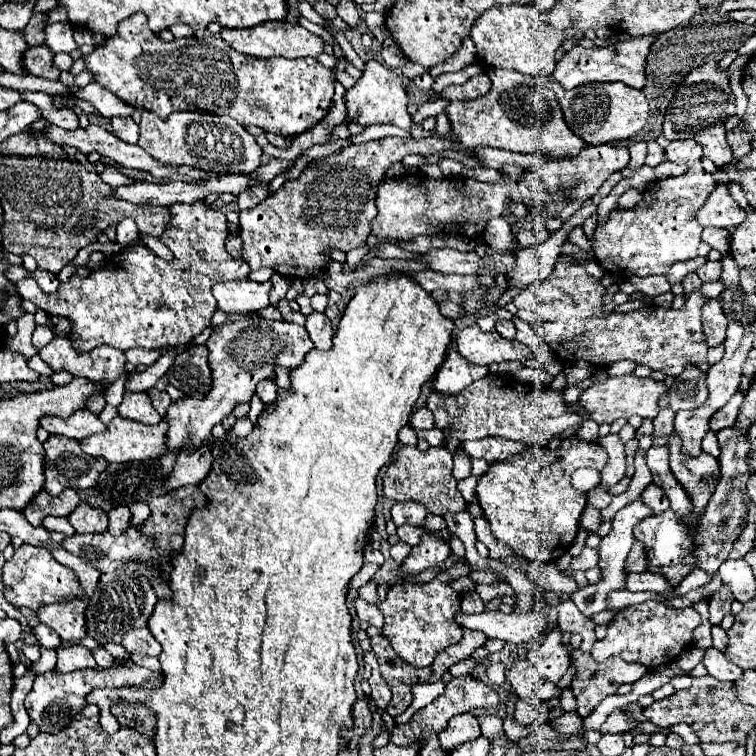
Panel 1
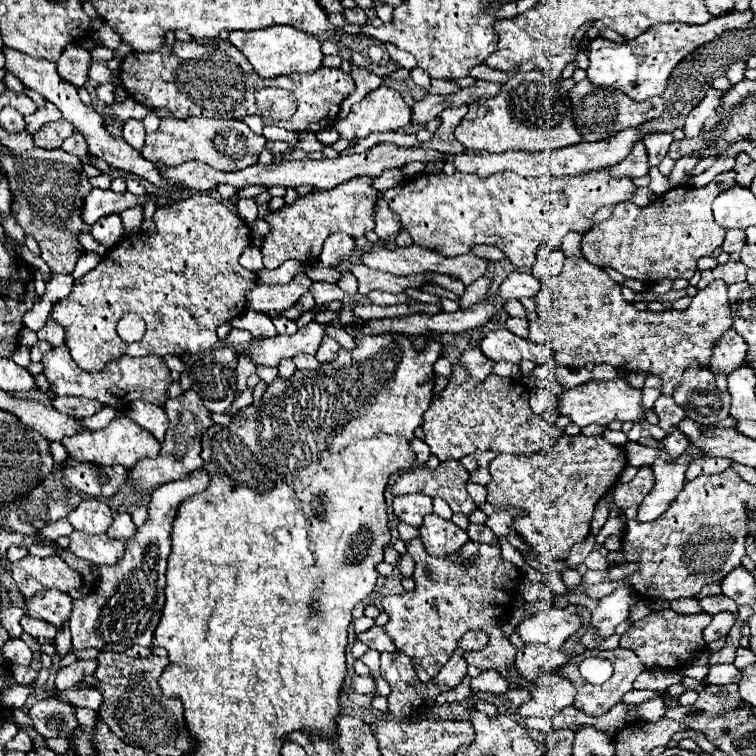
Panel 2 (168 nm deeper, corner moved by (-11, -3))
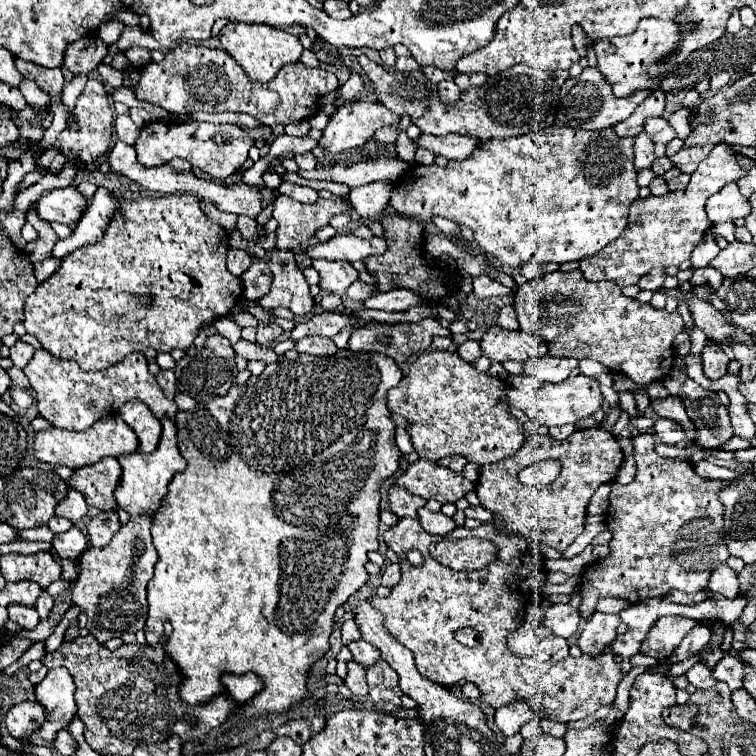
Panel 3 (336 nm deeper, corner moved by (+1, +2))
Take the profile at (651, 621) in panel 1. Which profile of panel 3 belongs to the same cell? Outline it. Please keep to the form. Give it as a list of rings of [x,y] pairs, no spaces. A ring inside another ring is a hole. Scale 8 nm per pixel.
[[[680,615],[660,617],[656,621],[656,625],[650,629],[646,641],[642,643],[640,653],[650,655],[658,661],[666,661],[670,657],[670,653],[680,645],[680,641],[688,635],[688,631],[696,625],[698,625],[696,619],[688,619],[688,617],[680,617]]]

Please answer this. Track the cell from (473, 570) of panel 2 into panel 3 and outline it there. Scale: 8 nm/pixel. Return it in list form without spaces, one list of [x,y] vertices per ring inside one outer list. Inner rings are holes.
[[[404,517],[382,535],[386,547],[400,557],[402,581],[392,587],[386,599],[370,597],[370,603],[382,611],[390,635],[414,653],[418,671],[426,679],[446,687],[462,679],[474,683],[480,689],[480,701],[492,709],[500,709],[514,701],[528,701],[536,707],[538,719],[570,723],[592,715],[602,705],[612,705],[616,687],[624,677],[620,663],[614,661],[612,649],[606,649],[598,659],[582,655],[580,659],[570,657],[560,663],[544,663],[526,655],[516,655],[506,645],[508,635],[520,627],[518,611],[526,613],[526,595],[540,591],[546,583],[548,571],[544,567],[544,555],[532,547],[534,541],[498,533],[492,521],[476,529],[456,527],[450,533],[450,539],[460,537],[482,537],[496,543],[498,559],[482,571],[452,571],[430,557],[430,543],[442,537],[426,533],[418,519]],[[410,549],[422,553],[424,561],[420,567],[408,563],[406,551]],[[464,627],[480,633],[480,643],[476,647],[464,647],[454,639],[454,633]]]

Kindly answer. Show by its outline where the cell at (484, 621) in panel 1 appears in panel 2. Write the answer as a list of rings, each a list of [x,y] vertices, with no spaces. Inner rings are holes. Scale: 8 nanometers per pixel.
[[[552,606],[520,622],[516,632],[522,638],[522,642],[560,648],[564,640],[580,628],[580,624],[582,620],[578,614]]]

